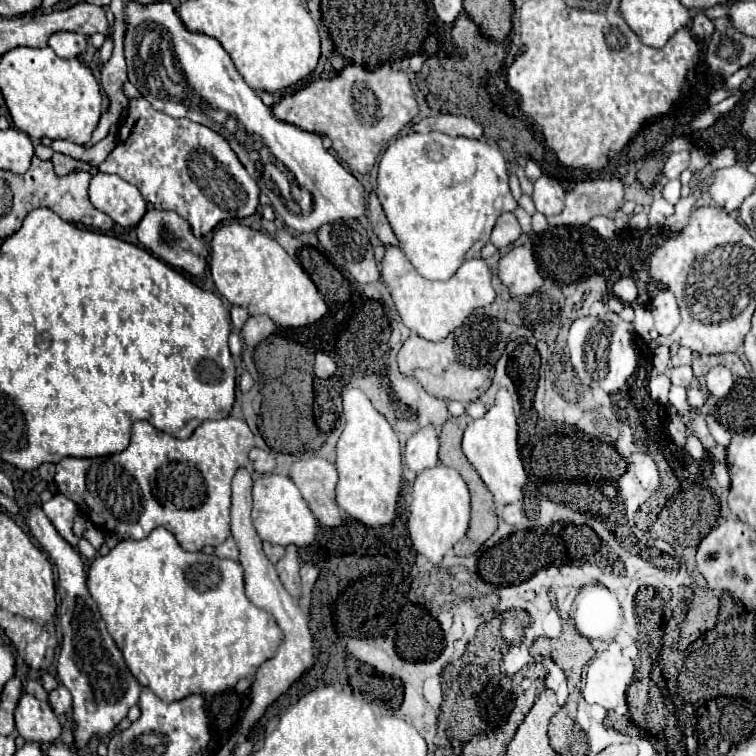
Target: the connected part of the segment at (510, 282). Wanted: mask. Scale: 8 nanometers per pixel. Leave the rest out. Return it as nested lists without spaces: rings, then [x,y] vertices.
[[[516,246],[510,252],[506,252],[498,260],[498,278],[502,280],[502,284],[510,292],[536,292],[544,284],[544,278],[538,272],[538,266],[536,266],[536,260],[534,260],[534,254],[532,254],[530,246]]]

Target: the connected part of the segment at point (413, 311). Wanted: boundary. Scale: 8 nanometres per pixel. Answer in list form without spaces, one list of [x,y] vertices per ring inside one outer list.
[[[388,246],[380,262],[380,274],[390,290],[390,296],[396,304],[402,322],[412,332],[432,342],[444,340],[452,330],[456,330],[470,316],[472,310],[480,306],[488,306],[496,298],[496,292],[490,282],[490,268],[482,258],[466,260],[452,278],[440,282],[440,280],[422,278],[412,268],[410,260],[404,256],[404,252],[398,246]]]

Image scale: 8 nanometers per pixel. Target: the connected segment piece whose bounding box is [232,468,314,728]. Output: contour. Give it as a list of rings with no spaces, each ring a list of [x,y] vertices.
[[[238,468],[238,472],[232,478],[232,536],[240,550],[240,564],[244,568],[244,588],[246,596],[262,610],[266,610],[274,622],[280,626],[284,638],[280,646],[276,648],[276,654],[264,662],[256,674],[256,680],[252,684],[252,702],[242,718],[242,728],[250,728],[254,722],[258,722],[264,714],[264,710],[280,696],[284,694],[300,676],[314,664],[314,646],[312,646],[312,634],[308,630],[308,616],[300,610],[298,602],[284,590],[274,564],[266,558],[262,550],[262,540],[258,538],[252,520],[252,476],[248,468]]]

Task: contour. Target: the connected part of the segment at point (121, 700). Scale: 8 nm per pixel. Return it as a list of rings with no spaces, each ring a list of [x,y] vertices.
[[[28,508],[26,520],[32,534],[58,568],[58,594],[62,598],[62,650],[58,658],[58,678],[74,698],[74,748],[80,748],[86,746],[92,736],[110,734],[118,722],[126,718],[130,706],[138,704],[142,686],[126,668],[122,652],[108,634],[98,606],[86,588],[86,572],[78,550],[60,538],[58,530],[40,508]]]

